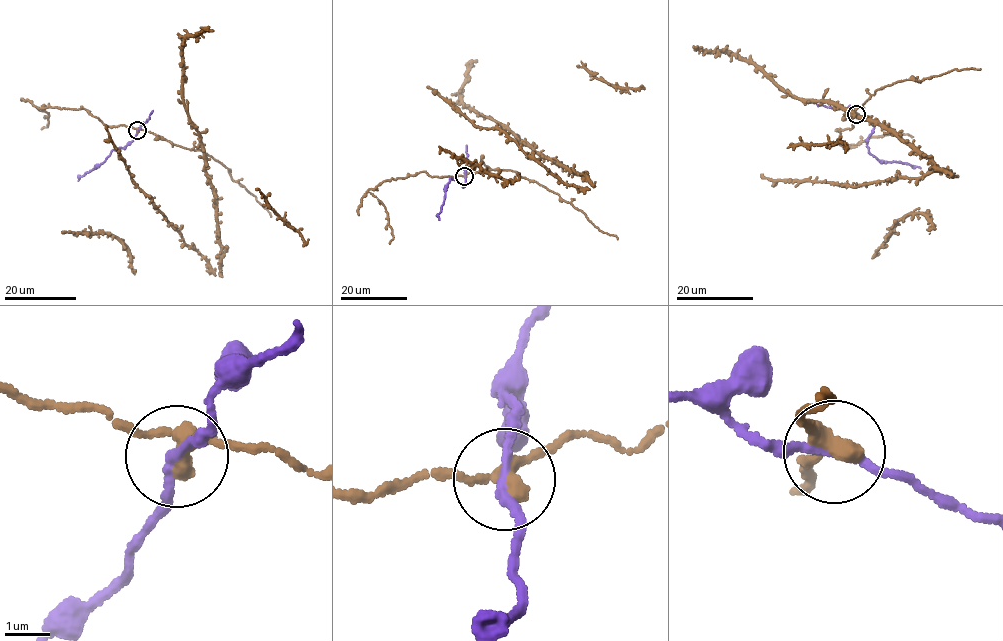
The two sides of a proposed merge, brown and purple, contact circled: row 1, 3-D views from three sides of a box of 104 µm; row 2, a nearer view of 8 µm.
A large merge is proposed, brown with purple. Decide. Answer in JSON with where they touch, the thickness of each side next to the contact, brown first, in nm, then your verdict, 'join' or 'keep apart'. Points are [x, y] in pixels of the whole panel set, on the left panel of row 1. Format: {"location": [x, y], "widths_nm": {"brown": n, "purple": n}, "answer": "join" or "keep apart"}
{"location": [137, 130], "widths_nm": {"brown": 320, "purple": 200}, "answer": "join"}

